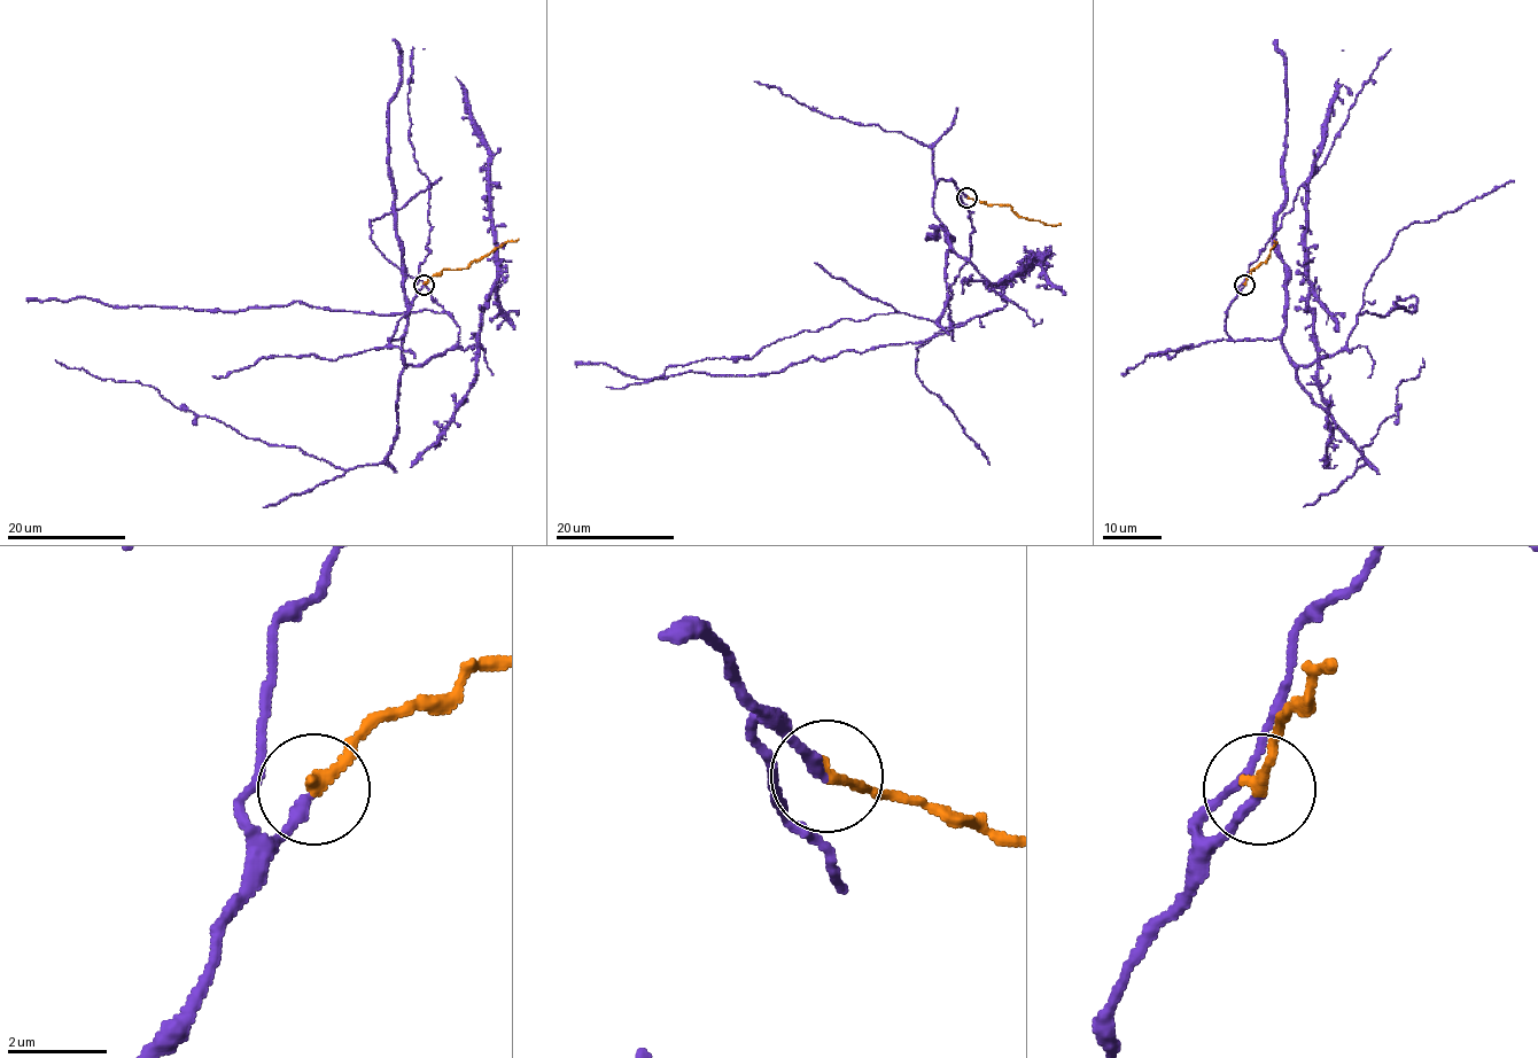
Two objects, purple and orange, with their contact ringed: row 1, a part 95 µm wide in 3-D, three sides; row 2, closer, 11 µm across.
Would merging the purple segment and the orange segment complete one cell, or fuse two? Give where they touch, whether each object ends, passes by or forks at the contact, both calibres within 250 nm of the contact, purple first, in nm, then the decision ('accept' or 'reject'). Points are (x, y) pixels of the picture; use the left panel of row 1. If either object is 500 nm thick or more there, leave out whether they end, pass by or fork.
place (424, 285); purple ends; orange ends; calibres 220 and 240 nm; accept

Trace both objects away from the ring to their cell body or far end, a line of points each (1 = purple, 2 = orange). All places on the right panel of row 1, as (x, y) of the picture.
1: (1244, 285), (1226, 332), (1278, 337), (1310, 366), (1365, 312), (1414, 311), (1416, 298), (1397, 296)
2: (1244, 285), (1252, 271), (1267, 261), (1274, 240)

